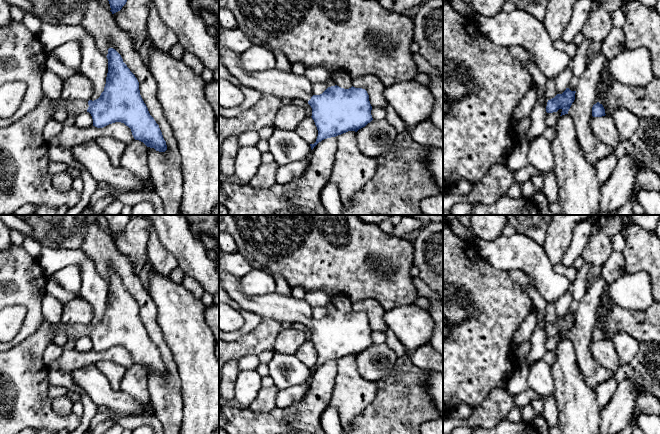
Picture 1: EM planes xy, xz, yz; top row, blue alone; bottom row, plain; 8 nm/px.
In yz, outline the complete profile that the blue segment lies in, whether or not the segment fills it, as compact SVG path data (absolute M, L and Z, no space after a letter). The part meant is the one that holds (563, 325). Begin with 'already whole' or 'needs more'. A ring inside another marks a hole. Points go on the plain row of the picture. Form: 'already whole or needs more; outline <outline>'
already whole; outline M569 312L562 318L557 318L554 322L548 324L546 330L547 337L557 336L559 333L562 334L561 339L568 338L568 335L575 324L576 315L571 315Z

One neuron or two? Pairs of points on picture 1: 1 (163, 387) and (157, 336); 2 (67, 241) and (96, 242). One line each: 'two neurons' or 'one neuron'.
1: one neuron
2: two neurons

